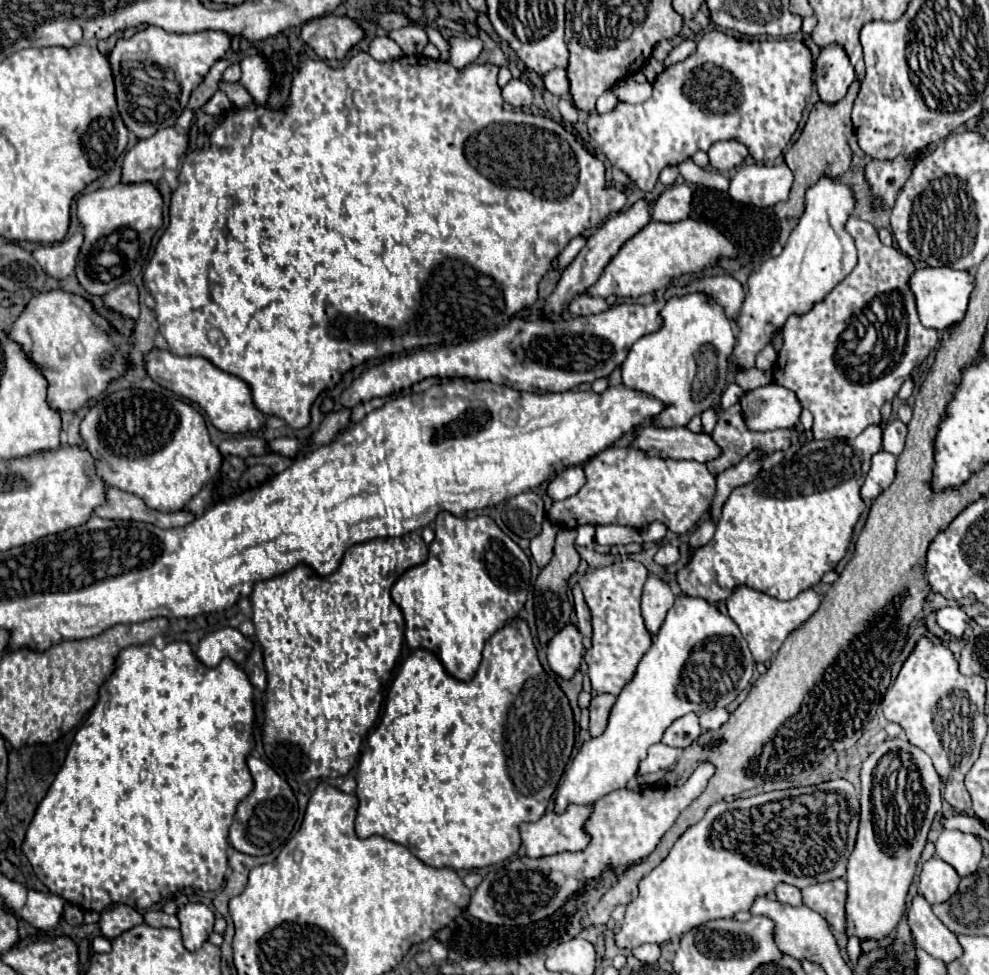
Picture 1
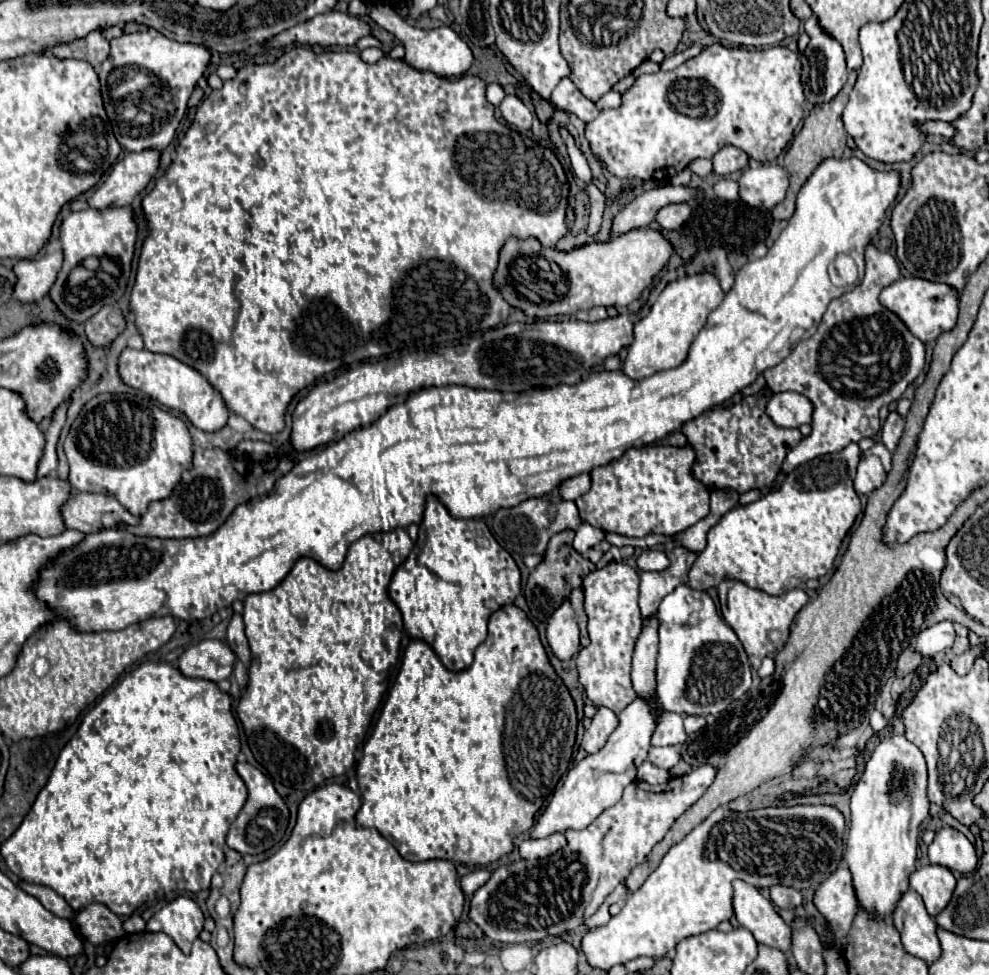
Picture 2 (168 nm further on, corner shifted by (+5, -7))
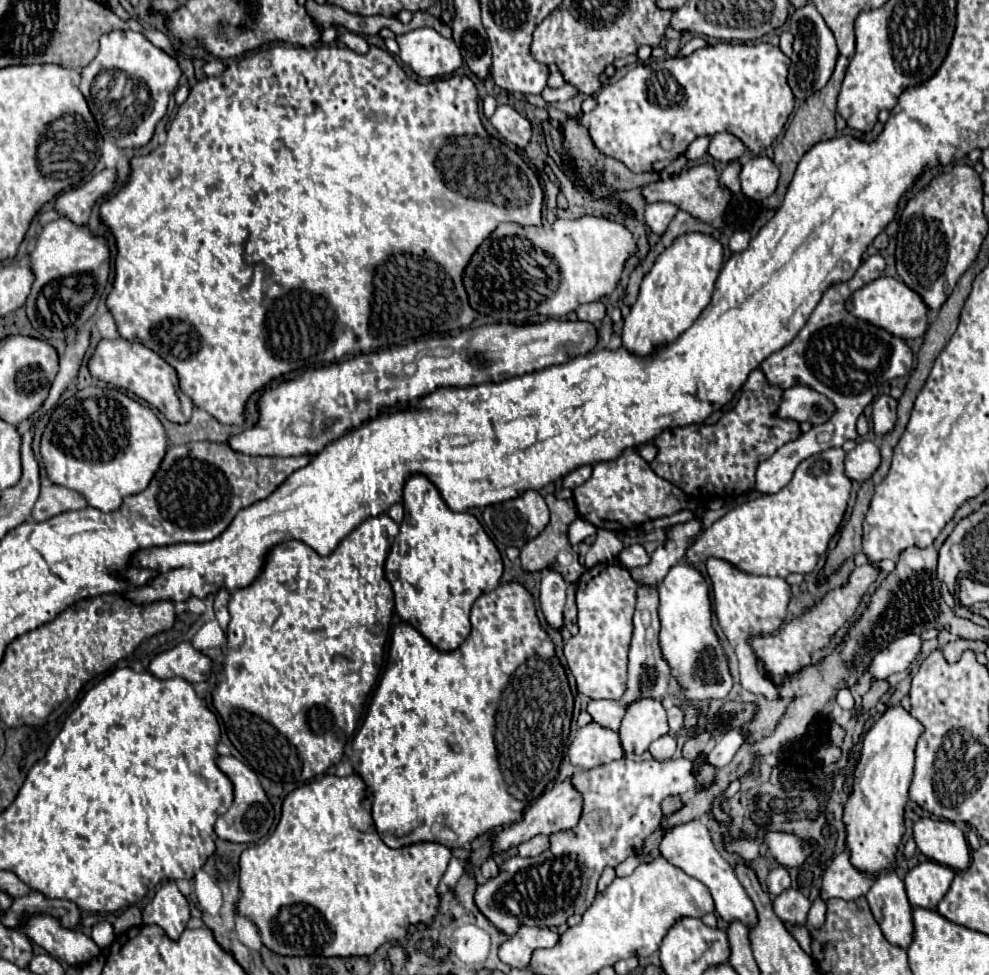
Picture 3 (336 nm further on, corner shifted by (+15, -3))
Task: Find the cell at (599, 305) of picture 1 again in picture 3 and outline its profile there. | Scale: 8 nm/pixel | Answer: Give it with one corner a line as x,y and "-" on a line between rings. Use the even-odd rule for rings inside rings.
603,302
581,304
577,308
577,316
579,316
579,320
591,322
591,324
599,324
603,320
603,316
605,316
605,306
603,306

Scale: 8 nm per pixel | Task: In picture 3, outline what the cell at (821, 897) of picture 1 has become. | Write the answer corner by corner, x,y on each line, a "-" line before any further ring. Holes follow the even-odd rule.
841,852
839,856
833,858
831,866
825,870
819,896
823,902
829,902
833,898
857,900
869,892
873,882
875,882
873,876
855,870
849,862
849,854

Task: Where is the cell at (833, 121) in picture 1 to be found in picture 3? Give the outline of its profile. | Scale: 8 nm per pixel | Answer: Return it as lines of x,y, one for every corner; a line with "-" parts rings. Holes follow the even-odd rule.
839,56
837,66
835,66
835,72
833,72
829,84
827,84
821,92
815,92
813,96
809,96
809,100
805,100
805,102
799,106
799,110
795,112
795,116
793,116
793,120
791,120
791,124
789,124
789,128
787,128
783,140
777,144
777,148
775,148
775,158
773,158
773,160
775,160
775,164
777,164
777,168
781,170
781,178
779,178
777,190
775,190
769,198
763,200
763,206
765,206
767,210
777,210
777,208
781,206
783,196
785,196
785,192
787,192
787,186
789,186
789,182
791,182
791,178
793,178
793,174
795,174
795,170
797,170
797,164
799,164
799,160
803,158
803,154
805,154
811,146
835,138
835,100
837,100
837,94
839,94
839,88
841,88
841,82
843,82
843,76
845,76
847,66
849,66
849,60
843,58
843,56

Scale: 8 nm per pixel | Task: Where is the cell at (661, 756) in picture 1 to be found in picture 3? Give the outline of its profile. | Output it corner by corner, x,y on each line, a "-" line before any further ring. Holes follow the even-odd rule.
663,736
659,740
655,740
651,746
649,746
649,754
655,758
655,760
671,760
675,756
675,750
677,750
677,742
673,736

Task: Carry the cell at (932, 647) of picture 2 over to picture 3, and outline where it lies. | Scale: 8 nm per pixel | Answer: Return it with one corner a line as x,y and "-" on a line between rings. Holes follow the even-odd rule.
907,634
891,642
887,648
875,654
869,674
875,678
889,678
895,672
907,670
917,660
921,646
923,646
923,640
919,634

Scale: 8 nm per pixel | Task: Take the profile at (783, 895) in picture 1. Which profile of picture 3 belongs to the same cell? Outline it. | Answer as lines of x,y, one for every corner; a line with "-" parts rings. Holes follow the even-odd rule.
785,868
771,870
769,876
767,876
767,890
773,896
779,896
783,890
789,888
789,884
791,884
791,880
789,880
789,874
787,874

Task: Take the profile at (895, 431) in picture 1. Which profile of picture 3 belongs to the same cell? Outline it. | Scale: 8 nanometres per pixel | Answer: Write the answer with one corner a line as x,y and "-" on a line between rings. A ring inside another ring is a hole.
879,396
873,402
873,432
875,436
885,436
885,432
893,430
893,424
897,420
897,400
891,396

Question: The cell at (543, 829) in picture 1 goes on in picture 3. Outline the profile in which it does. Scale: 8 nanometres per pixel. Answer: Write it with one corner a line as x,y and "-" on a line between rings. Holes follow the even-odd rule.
535,836
535,838
531,838
527,842
521,842
517,846
519,856
539,856
547,848
549,848
549,838
547,836

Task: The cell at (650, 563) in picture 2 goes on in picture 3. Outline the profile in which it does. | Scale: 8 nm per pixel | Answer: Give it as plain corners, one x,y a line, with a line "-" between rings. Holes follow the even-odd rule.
629,544
619,554
619,562
629,570
631,568
641,568
641,566
649,564
649,560
651,560
651,556
647,554
647,550
641,544

